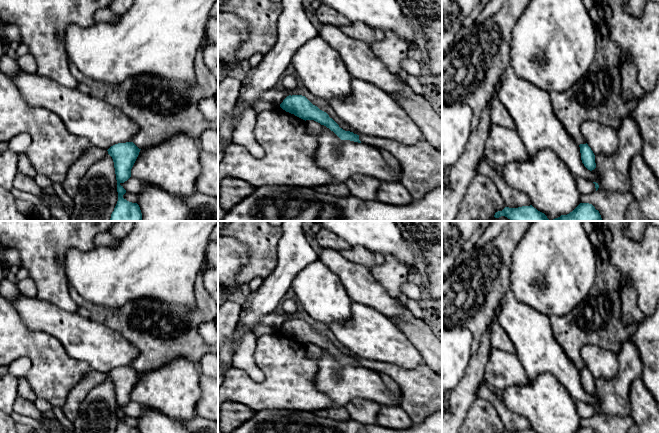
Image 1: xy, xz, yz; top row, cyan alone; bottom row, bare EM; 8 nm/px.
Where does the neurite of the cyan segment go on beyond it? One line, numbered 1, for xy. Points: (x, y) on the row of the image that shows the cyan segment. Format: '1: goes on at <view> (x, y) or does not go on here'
1: does not go on here

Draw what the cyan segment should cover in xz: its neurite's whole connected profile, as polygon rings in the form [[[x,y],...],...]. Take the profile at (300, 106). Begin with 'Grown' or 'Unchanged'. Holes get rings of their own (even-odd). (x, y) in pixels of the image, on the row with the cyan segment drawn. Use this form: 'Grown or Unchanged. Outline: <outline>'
Unchanged. Outline: [[[289,95],[280,104],[280,107],[286,112],[294,114],[305,121],[314,120],[321,125],[326,126],[341,140],[350,140],[361,143],[359,135],[340,128],[339,125],[332,118],[330,118],[326,112],[313,105],[305,96]]]

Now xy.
Unchanged. Outline: [[[133,142],[118,143],[107,150],[114,162],[118,192],[118,201],[110,221],[142,221],[139,205],[123,198],[126,190],[120,185],[131,177],[131,169],[140,150]]]

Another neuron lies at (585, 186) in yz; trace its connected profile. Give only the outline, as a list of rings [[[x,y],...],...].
[[[576,177],[576,185],[581,194],[589,195],[596,191],[595,184],[582,177]]]

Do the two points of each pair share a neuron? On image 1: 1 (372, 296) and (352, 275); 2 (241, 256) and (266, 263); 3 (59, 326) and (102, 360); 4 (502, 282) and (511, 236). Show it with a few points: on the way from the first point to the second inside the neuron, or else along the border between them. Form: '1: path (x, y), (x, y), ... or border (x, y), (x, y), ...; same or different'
1: path (367, 291), (357, 280); same
2: border (235, 238), (248, 248), (248, 261), (235, 278); different
3: path (70, 328), (91, 349); same
4: path (502, 271), (504, 247); same

